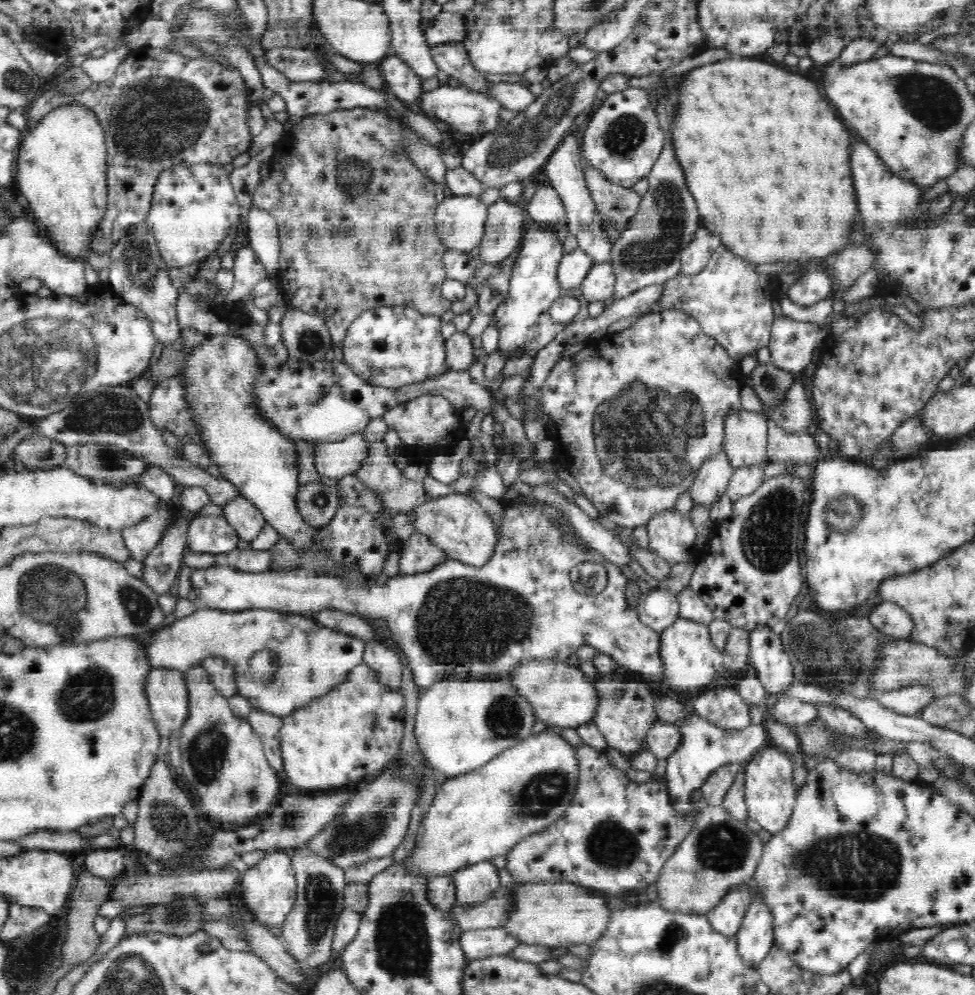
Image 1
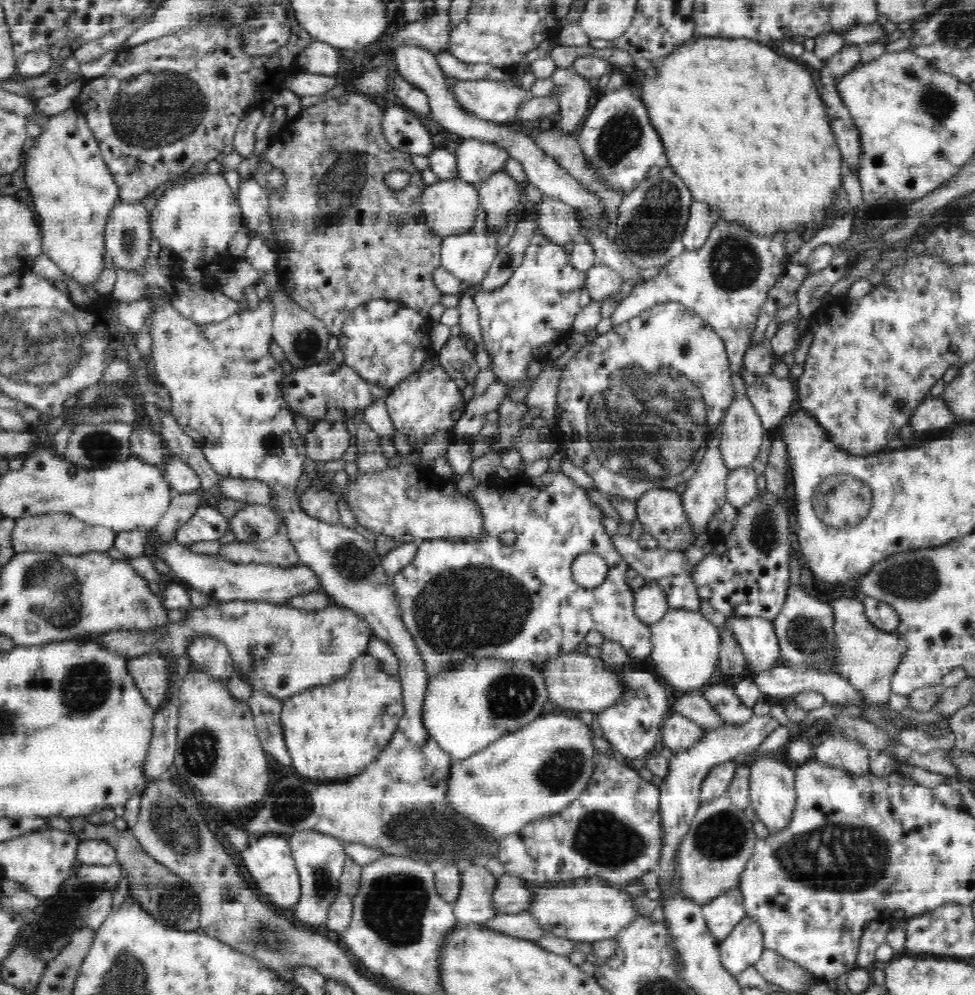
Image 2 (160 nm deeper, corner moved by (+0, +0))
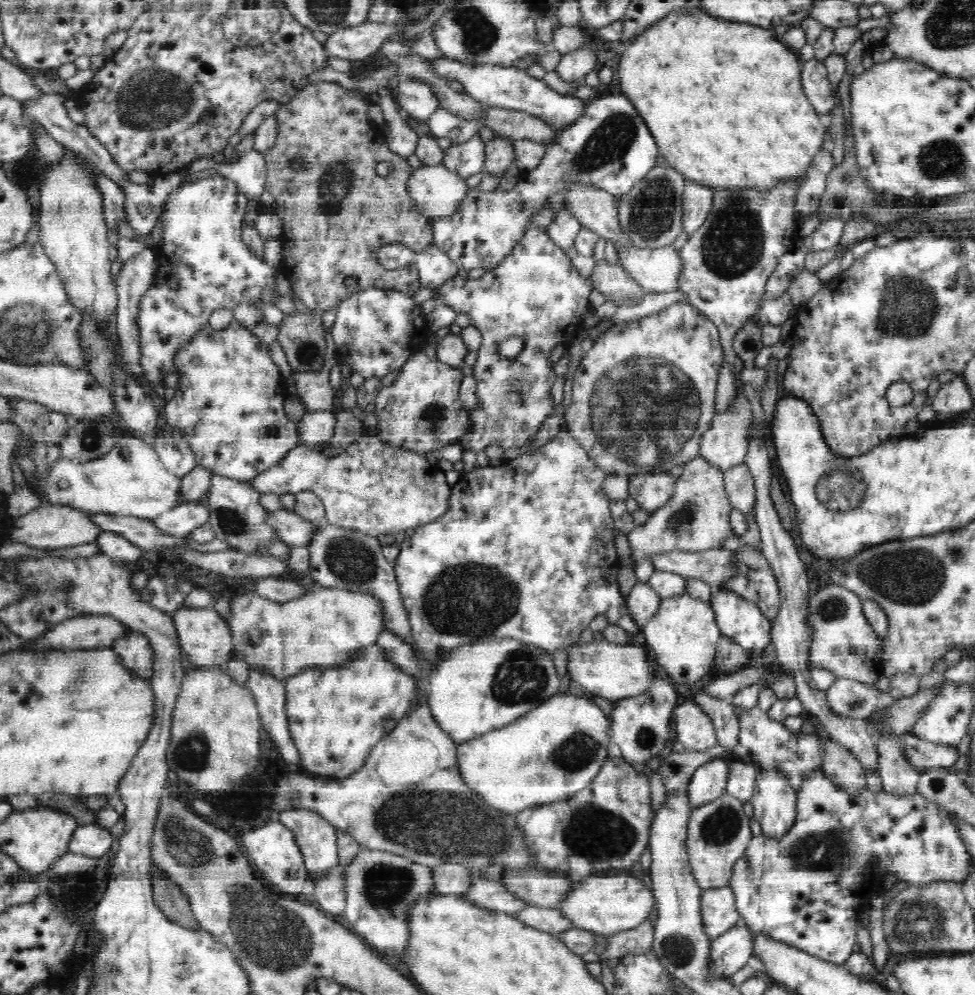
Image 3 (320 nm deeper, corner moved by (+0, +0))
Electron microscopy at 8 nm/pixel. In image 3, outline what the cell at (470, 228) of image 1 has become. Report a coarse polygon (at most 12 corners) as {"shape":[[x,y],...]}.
{"shape":[[443,164],[408,180],[426,218],[450,218],[468,195],[465,178]]}

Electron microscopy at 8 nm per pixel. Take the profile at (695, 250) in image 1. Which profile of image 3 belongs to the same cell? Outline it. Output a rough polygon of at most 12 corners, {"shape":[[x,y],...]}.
{"shape":[[685,179],[683,231],[700,229],[713,203],[712,187]]}

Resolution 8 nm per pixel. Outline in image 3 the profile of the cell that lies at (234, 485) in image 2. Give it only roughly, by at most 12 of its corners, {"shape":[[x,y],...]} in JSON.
{"shape":[[362,436],[302,444],[250,485],[314,492],[324,522],[403,536],[450,510],[438,463]]}

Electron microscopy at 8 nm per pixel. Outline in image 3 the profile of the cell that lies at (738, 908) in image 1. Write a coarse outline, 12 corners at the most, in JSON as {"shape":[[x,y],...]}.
{"shape":[[729,886],[702,890],[706,936],[724,935],[740,918]]}

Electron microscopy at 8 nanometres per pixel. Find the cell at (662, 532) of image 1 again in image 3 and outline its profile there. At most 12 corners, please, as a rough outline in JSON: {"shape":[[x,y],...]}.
{"shape":[[676,477],[629,478],[630,497],[648,515],[674,498]]}

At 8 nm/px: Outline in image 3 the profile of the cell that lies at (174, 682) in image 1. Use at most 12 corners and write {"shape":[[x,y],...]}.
{"shape":[[130,630],[112,649],[132,674],[152,680],[156,657]]}

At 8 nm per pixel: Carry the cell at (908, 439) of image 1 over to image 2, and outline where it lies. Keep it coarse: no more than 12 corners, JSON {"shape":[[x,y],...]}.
{"shape":[[942,395],[924,399],[910,416],[916,433],[956,423]]}

